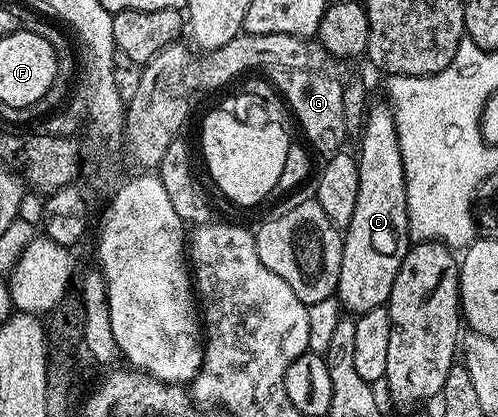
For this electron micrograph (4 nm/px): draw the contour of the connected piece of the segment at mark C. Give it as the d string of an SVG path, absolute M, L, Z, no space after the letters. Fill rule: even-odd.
M385 104L369 106L365 115L356 156L360 171L360 191L356 191L356 208L352 223L344 230L342 258L336 301L350 315L381 309L389 302L396 271L411 247L406 215L406 180L398 146L394 117Z

